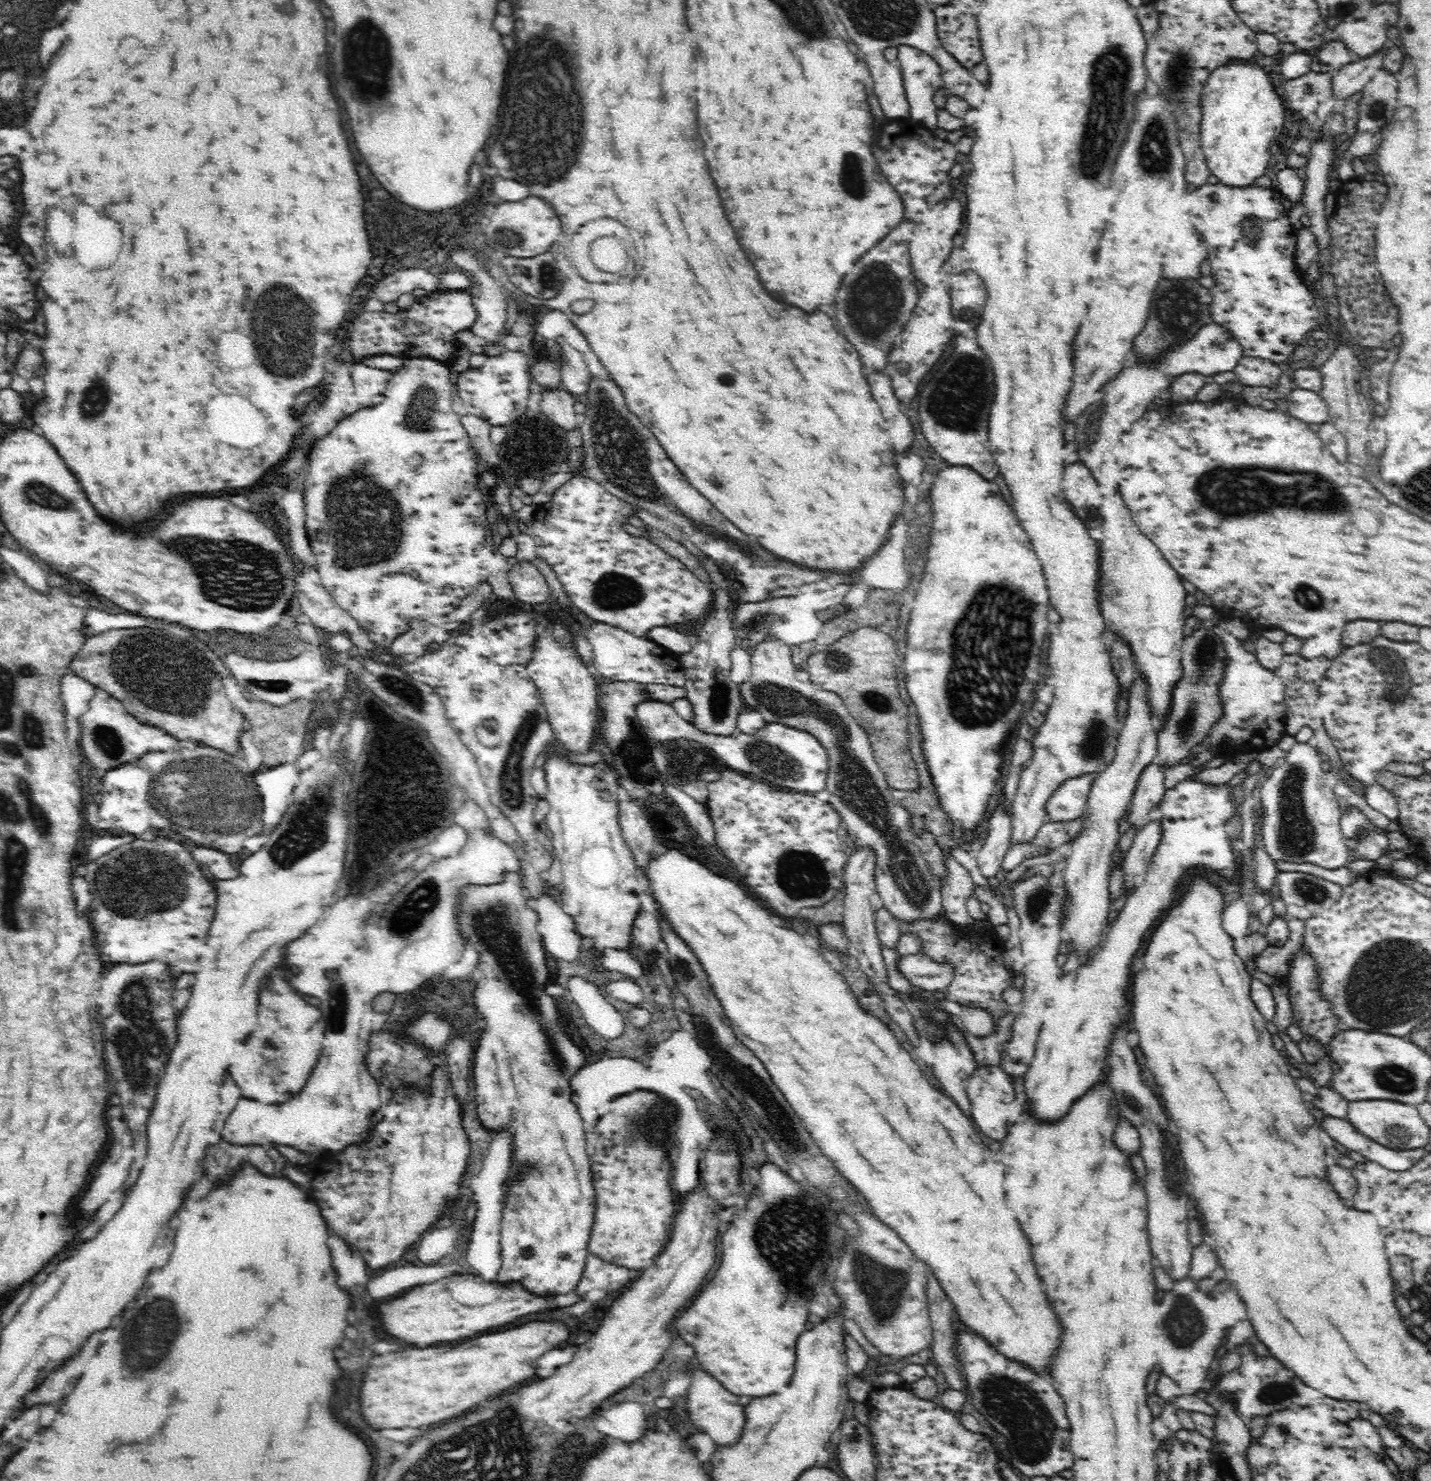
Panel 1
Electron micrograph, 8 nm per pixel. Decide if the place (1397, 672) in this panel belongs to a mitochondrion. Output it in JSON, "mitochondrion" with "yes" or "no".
{"mitochondrion":"yes"}

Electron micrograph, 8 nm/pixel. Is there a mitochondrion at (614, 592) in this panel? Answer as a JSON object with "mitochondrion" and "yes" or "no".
{"mitochondrion":"yes"}

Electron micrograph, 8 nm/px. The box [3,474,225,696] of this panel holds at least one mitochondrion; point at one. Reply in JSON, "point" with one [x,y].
{"point":[38,487]}

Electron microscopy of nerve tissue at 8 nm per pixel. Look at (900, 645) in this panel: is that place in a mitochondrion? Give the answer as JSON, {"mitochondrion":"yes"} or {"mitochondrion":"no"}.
{"mitochondrion":"no"}

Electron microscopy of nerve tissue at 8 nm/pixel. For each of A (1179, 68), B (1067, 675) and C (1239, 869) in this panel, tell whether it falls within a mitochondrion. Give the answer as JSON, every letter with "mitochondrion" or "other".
{"A":"mitochondrion","B":"other","C":"other"}

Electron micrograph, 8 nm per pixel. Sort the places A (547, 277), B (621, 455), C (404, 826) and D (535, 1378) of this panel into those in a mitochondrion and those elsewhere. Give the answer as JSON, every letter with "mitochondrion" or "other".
{"A":"mitochondrion","B":"mitochondrion","C":"other","D":"other"}

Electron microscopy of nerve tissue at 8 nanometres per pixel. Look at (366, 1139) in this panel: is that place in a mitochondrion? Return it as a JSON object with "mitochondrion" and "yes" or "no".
{"mitochondrion":"no"}

